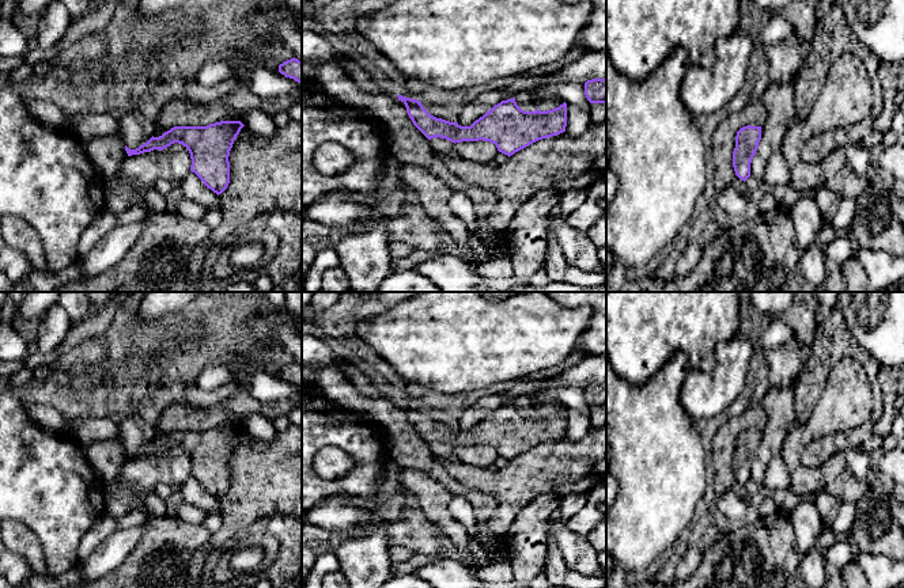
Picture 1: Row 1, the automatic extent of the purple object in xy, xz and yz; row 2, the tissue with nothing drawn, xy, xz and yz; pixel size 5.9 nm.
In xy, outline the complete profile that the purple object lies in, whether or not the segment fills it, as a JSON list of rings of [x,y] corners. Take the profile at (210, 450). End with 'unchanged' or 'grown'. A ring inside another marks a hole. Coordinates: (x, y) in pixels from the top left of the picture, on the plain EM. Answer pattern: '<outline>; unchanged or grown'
[[[220,425],[207,430],[174,430],[159,441],[151,441],[136,454],[125,449],[128,460],[164,454],[174,447],[188,452],[190,475],[218,500],[230,488],[230,455],[245,429],[241,425]]]; unchanged

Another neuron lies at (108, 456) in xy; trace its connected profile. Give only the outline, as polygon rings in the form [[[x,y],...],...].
[[[120,439],[95,441],[83,449],[91,468],[95,470],[105,482],[117,477],[128,462],[125,447]]]

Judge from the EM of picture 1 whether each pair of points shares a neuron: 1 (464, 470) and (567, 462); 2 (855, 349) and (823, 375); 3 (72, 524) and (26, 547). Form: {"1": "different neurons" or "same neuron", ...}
{"1": "same neuron", "2": "same neuron", "3": "different neurons"}

